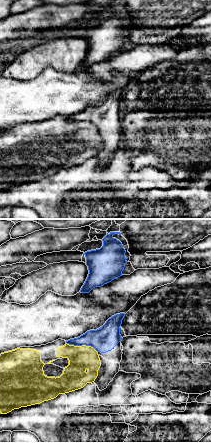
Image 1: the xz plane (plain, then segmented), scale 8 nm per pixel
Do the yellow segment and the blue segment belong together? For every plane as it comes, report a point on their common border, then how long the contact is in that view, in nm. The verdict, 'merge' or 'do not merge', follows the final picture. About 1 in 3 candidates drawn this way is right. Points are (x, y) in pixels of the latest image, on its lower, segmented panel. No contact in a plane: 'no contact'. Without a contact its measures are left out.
(82, 345) | 260 nm

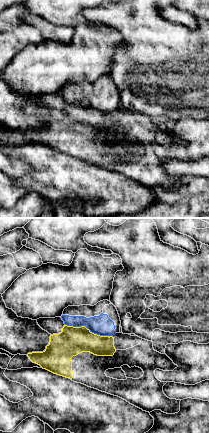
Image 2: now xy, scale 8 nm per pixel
(85, 327) | 360 nm

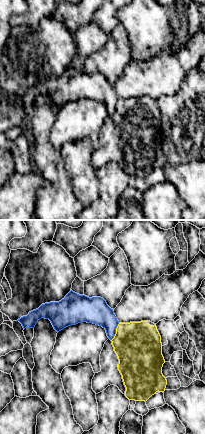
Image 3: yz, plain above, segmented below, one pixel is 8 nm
(116, 332) | 160 nm

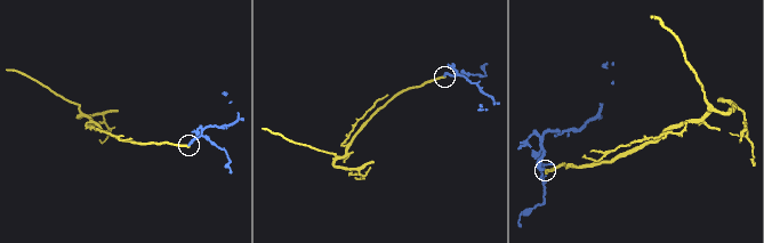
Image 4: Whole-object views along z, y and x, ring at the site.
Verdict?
do not merge

